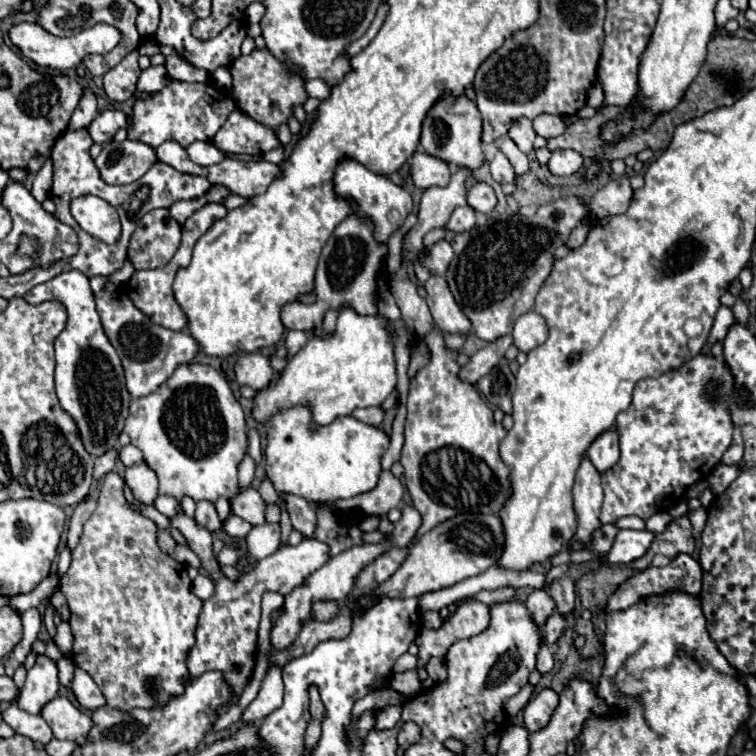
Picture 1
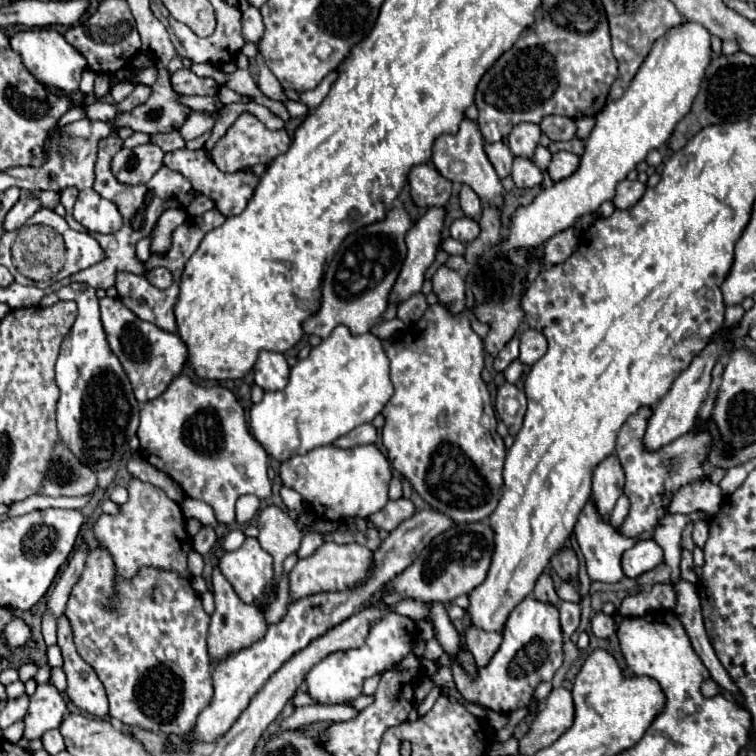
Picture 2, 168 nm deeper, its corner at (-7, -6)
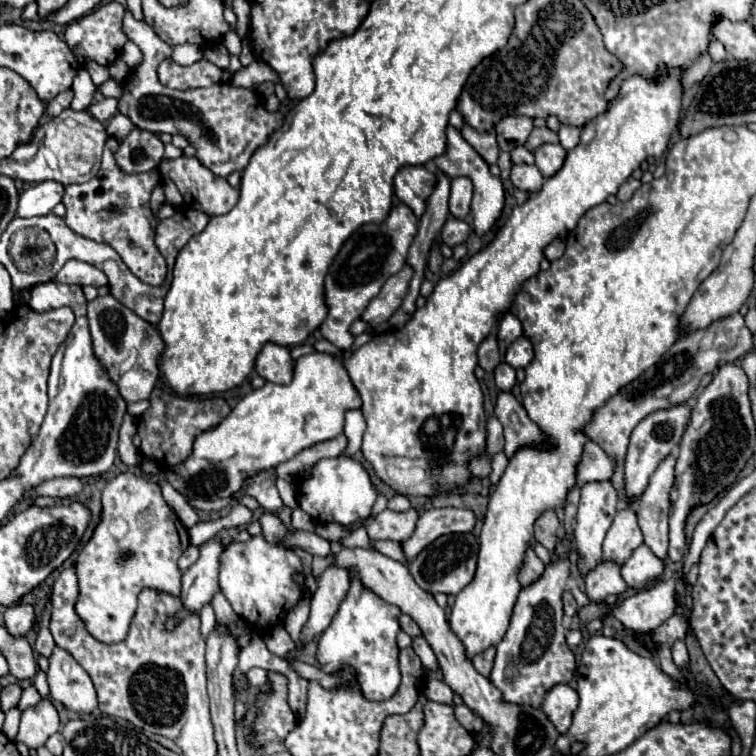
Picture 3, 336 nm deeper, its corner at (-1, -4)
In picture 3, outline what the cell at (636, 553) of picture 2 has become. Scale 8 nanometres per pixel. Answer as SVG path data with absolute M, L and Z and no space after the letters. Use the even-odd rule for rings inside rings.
M641 544L633 552L633 556L621 566L621 576L629 588L641 590L647 584L655 582L663 574L663 570L665 570L665 562L657 558L653 552L649 552L645 544Z

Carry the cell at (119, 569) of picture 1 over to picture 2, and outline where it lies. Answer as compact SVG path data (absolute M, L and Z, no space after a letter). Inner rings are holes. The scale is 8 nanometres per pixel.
M97 546L95 550L89 552L87 556L87 564L85 570L79 578L79 582L73 586L71 594L69 594L69 602L67 602L67 610L65 610L71 626L73 626L73 636L75 636L75 646L79 656L97 672L99 680L103 682L107 696L109 696L109 716L117 718L123 724L129 726L141 726L149 732L163 732L163 734L177 734L183 736L191 730L191 726L195 724L197 714L211 702L211 674L209 674L209 652L207 652L207 630L209 630L209 622L211 616L203 610L201 606L201 598L195 594L195 590L191 588L189 578L183 578L181 574L177 574L175 570L159 570L159 568L151 568L151 566L143 566L133 578L123 578L117 574L113 556L109 554L109 550L105 546ZM115 600L115 608L109 608L109 602Z

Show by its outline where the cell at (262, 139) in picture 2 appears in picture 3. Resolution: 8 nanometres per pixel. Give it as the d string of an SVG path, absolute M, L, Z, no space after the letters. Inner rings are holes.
M131 12L125 14L123 18L123 32L127 34L129 40L133 40L139 50L143 52L143 60L137 68L131 70L131 74L125 78L123 82L123 96L119 98L119 112L125 114L127 118L131 118L131 122L137 128L149 130L149 132L167 132L167 134L181 134L189 140L189 144L195 146L195 158L209 168L213 174L227 178L231 172L237 170L237 154L239 154L239 172L247 166L251 154L263 146L269 140L269 134L273 134L277 128L281 128L283 124L283 116L279 110L269 112L265 108L265 100L257 90L249 90L249 88L237 88L231 82L217 82L209 88L189 88L189 90L171 90L167 86L163 86L157 80L157 64L161 60L165 60L165 56L171 56L171 46L165 44L155 32L153 28L149 28L149 24L145 22L137 22Z

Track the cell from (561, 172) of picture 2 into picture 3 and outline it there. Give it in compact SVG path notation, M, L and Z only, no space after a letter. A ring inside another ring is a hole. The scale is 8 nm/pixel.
M541 144L535 150L535 166L541 170L545 178L549 178L561 168L561 164L565 162L565 156L567 152L559 144Z

